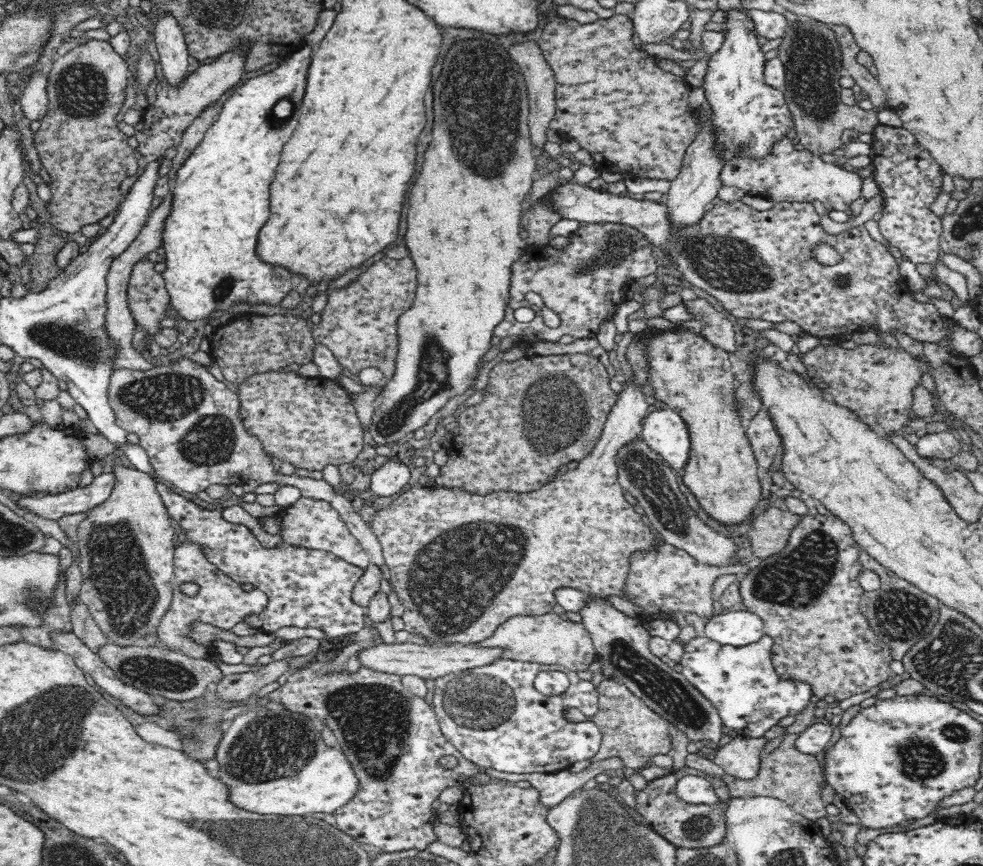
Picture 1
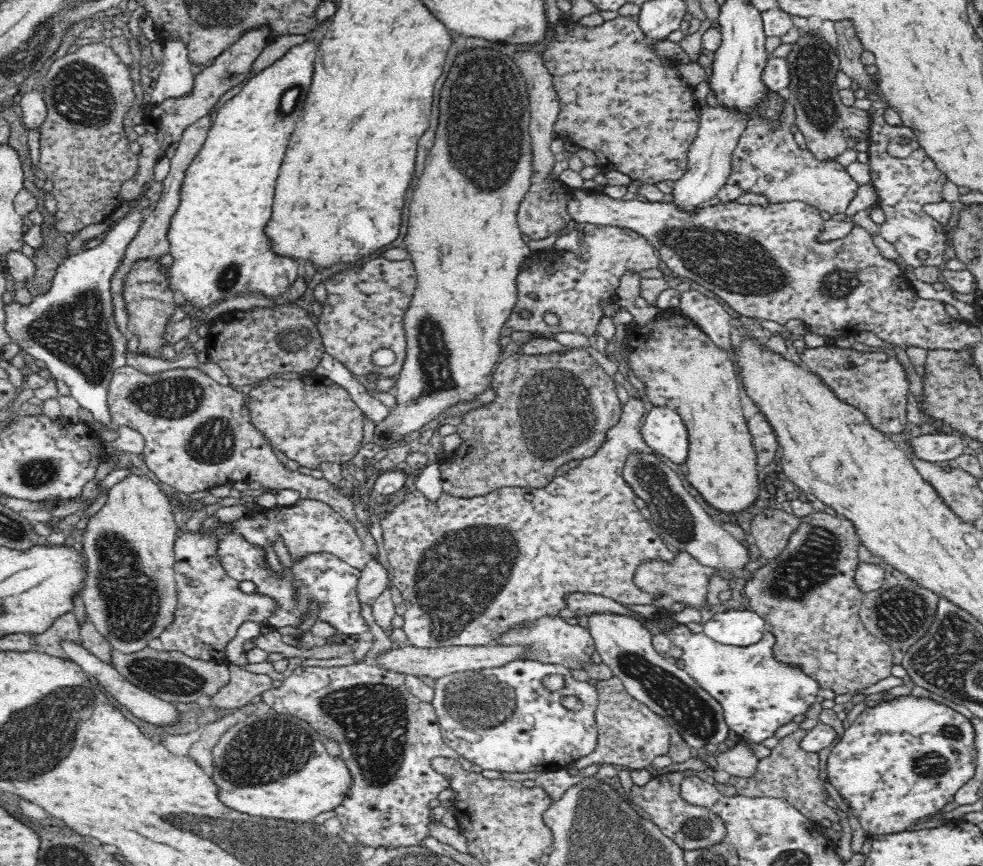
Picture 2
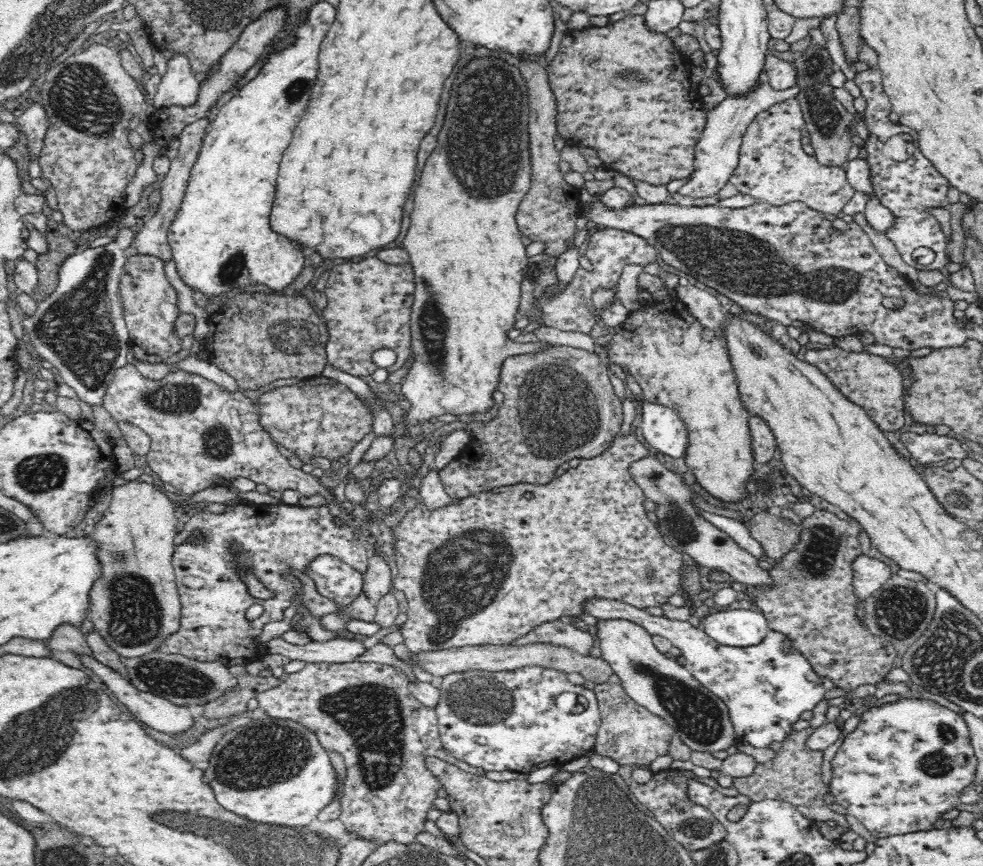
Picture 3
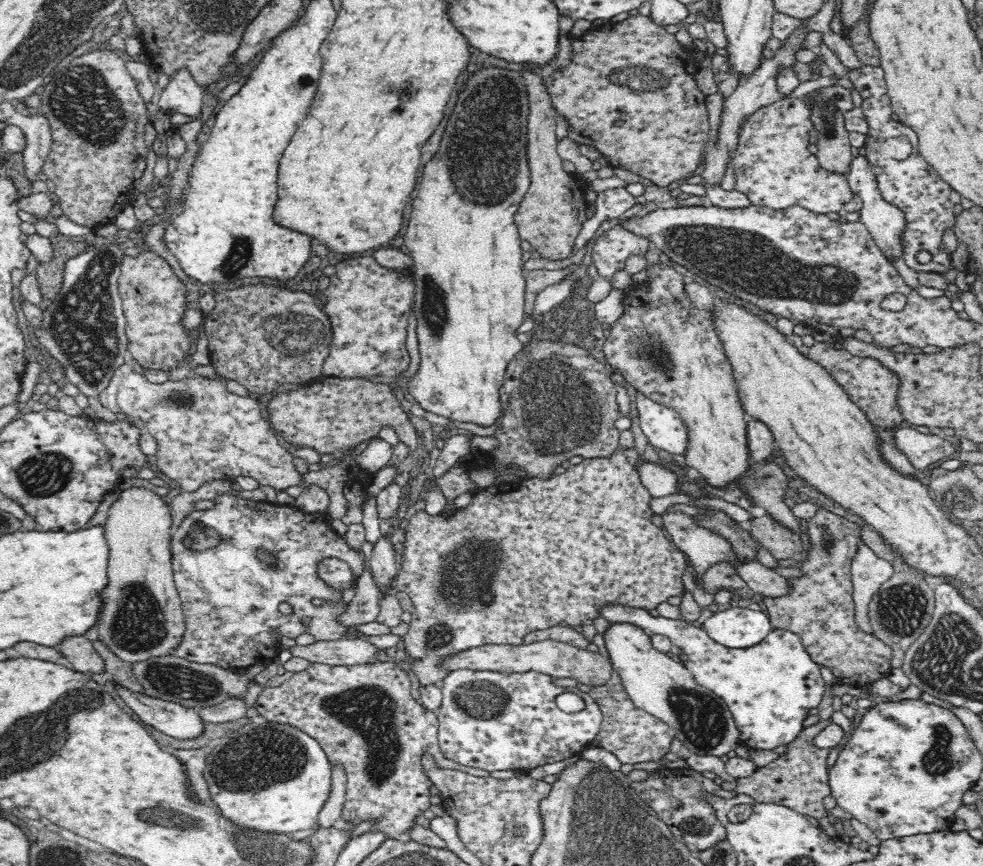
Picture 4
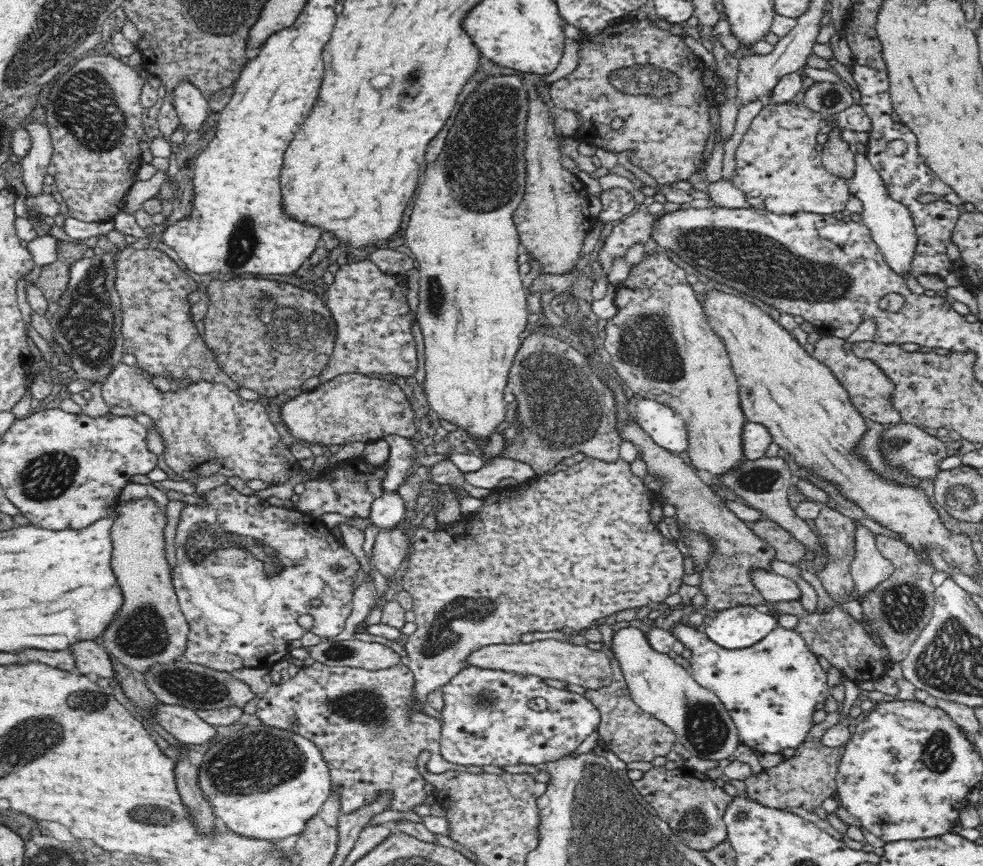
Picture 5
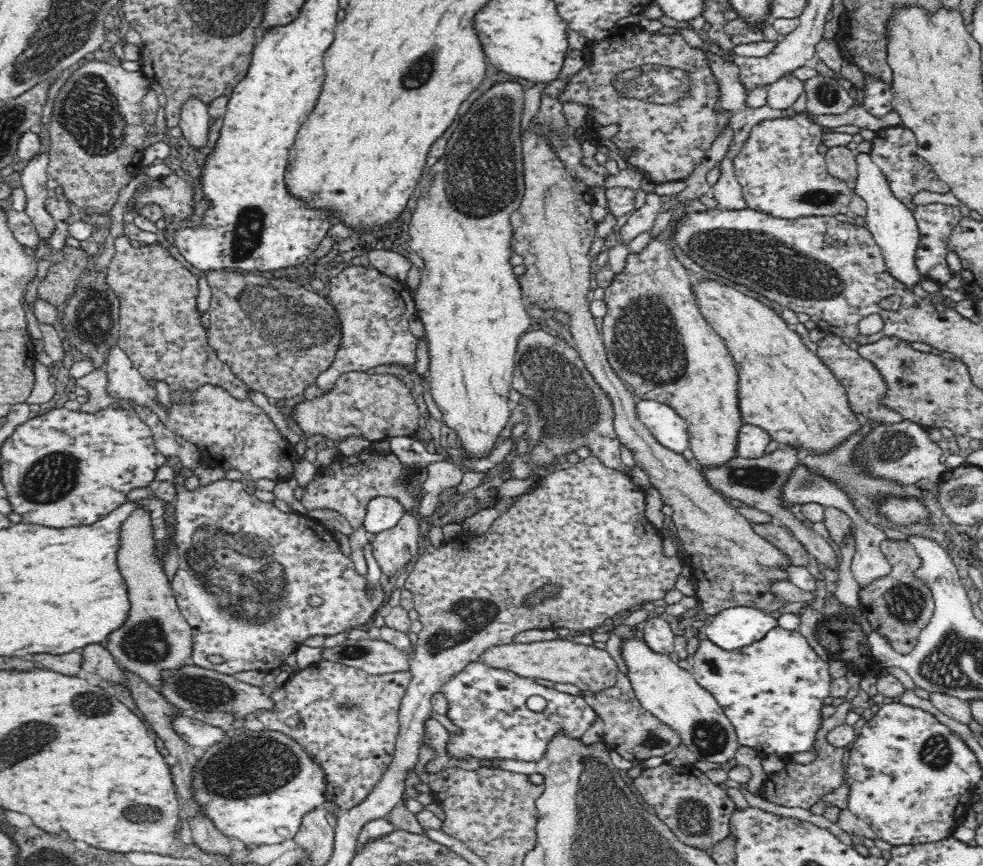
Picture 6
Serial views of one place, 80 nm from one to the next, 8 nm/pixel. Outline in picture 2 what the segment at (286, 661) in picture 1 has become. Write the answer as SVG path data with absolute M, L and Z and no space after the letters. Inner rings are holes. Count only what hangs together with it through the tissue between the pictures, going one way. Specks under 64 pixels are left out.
M227 665L230 680L222 685L212 697L212 705L218 708L240 709L256 695L271 689L271 678L267 674L255 674L234 665Z

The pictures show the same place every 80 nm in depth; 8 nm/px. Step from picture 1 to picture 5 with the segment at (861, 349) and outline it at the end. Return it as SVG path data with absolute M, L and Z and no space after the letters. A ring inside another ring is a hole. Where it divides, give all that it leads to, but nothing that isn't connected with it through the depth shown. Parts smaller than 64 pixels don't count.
M837 334L822 335L821 339L813 345L814 351L810 355L832 371L838 382L847 390L852 404L864 418L870 418L882 424L900 424L902 417L894 408L891 399L895 384L876 363L856 357L851 348L844 348L844 344L846 344L845 339Z

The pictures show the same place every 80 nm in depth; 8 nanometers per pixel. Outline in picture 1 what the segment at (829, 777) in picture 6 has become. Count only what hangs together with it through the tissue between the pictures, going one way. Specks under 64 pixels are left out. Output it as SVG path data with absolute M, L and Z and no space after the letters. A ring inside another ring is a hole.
M797 734L784 736L782 743L771 754L763 755L760 772L752 780L742 780L728 774L720 776L725 787L728 787L729 798L752 798L757 796L776 797L795 809L808 820L816 821L826 816L820 784L823 780L820 763L815 756L803 754L794 746Z

